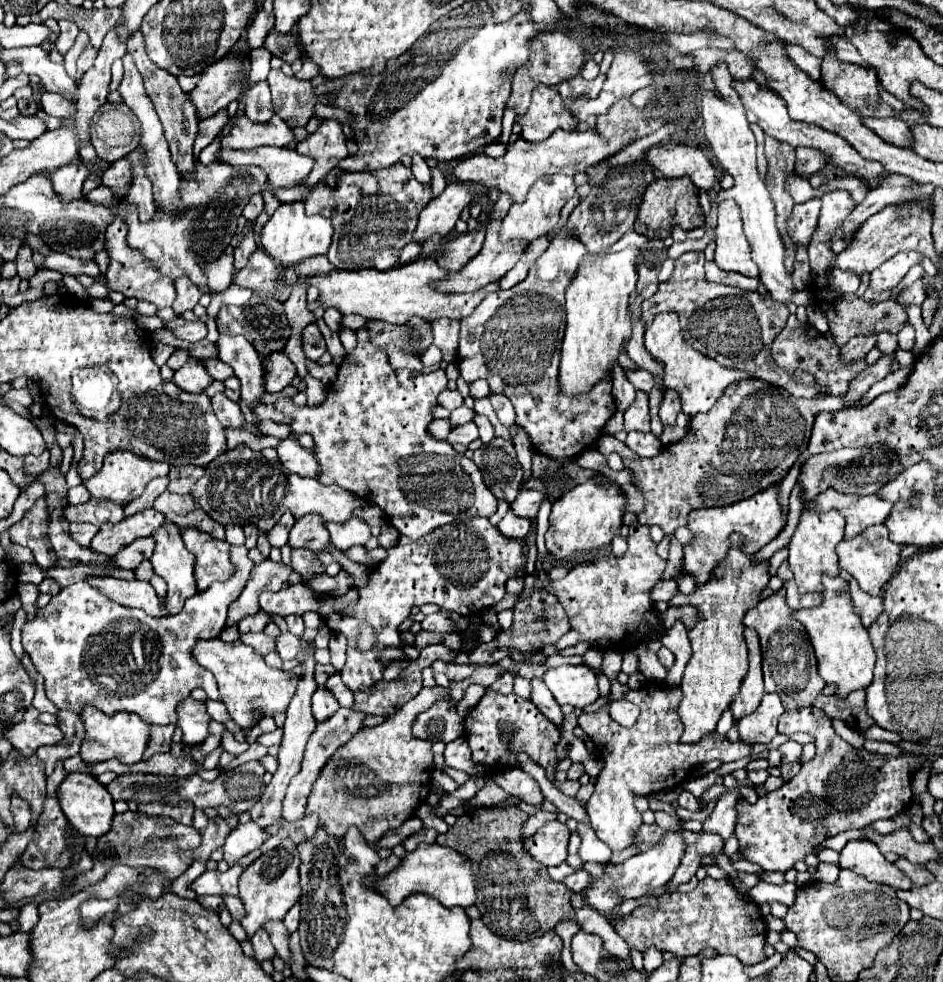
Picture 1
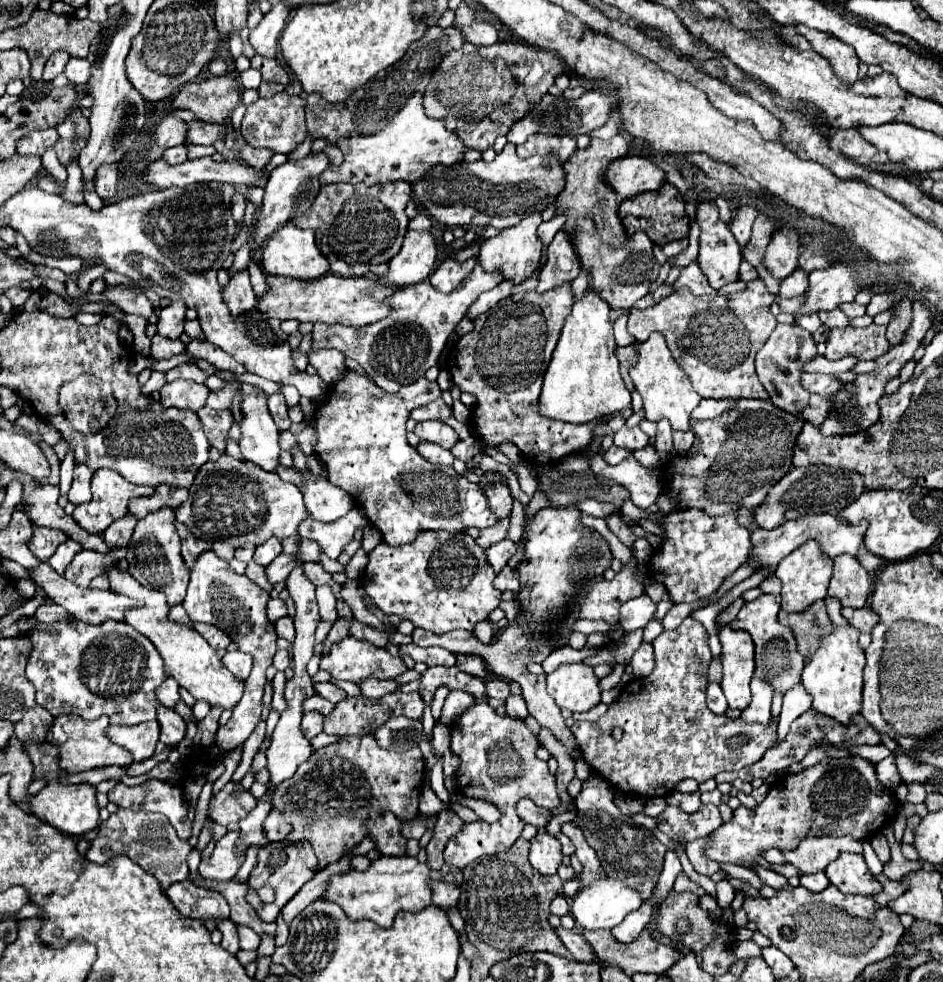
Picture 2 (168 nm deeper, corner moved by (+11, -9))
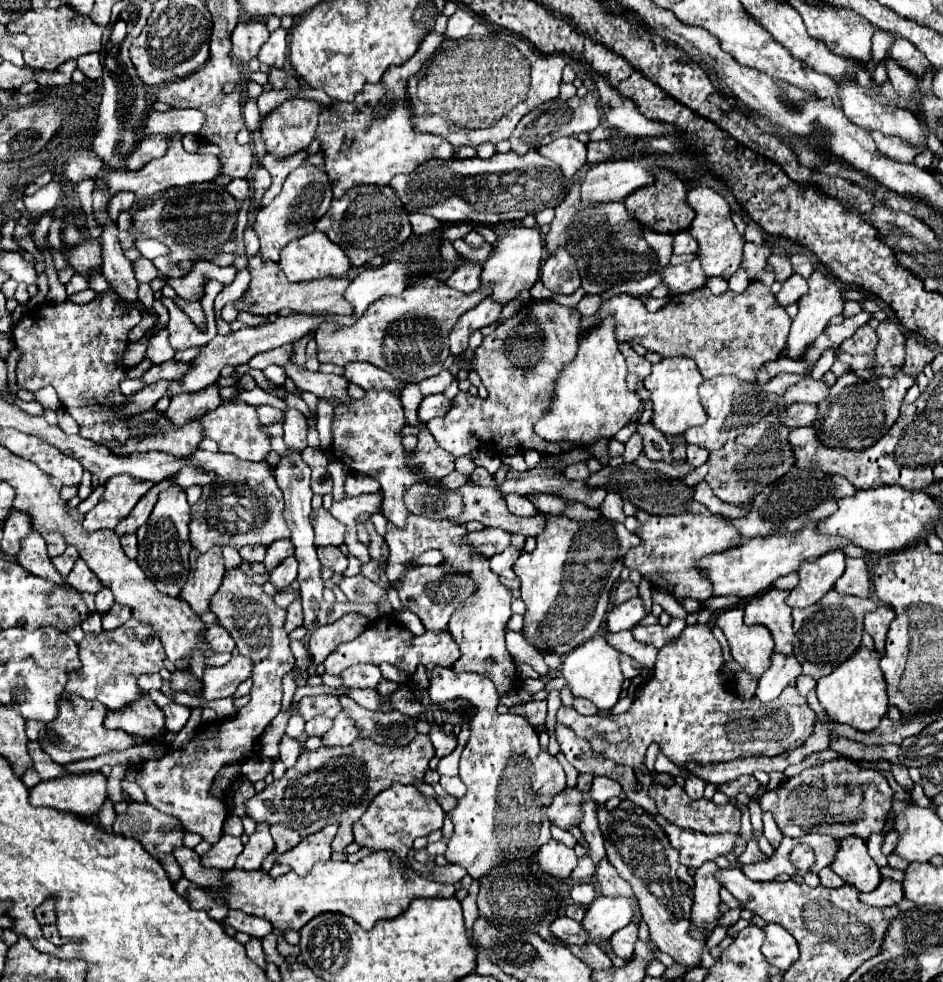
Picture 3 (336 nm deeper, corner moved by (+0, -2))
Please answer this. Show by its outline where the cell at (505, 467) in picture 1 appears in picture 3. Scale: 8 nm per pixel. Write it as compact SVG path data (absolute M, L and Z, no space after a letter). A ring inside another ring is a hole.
M508 493L506 503L508 503L508 511L514 513L514 515L520 515L520 517L532 517L532 515L538 513L534 503L528 501L526 497L518 495L518 493Z

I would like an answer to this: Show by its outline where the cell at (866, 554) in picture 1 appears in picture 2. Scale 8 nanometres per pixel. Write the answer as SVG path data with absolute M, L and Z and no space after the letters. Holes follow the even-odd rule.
M837 556L833 558L833 564L835 568L827 596L839 598L841 606L863 608L873 590L871 574L861 568L853 556Z

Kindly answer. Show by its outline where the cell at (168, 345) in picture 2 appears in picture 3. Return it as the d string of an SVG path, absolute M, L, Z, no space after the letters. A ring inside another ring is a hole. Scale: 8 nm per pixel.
M162 329L160 333L156 333L150 343L148 343L148 349L146 349L146 357L150 357L152 363L164 363L164 361L170 361L174 357L174 349L172 345L168 343L168 329Z

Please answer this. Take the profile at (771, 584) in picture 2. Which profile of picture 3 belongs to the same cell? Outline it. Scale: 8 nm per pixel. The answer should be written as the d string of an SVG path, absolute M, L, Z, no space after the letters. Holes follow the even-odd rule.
M790 573L790 575L778 577L778 579L774 581L774 585L772 585L772 587L776 587L776 589L786 589L786 591L790 591L792 587L796 587L796 583L798 583L798 573Z

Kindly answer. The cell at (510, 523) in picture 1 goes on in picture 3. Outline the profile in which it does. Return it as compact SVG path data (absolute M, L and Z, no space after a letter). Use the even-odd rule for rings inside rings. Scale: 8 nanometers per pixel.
M508 545L502 553L496 553L494 557L490 557L492 571L496 571L496 573L498 573L498 575L502 575L502 577L514 579L512 565L514 565L514 561L516 561L518 557L520 557L520 549L516 549L514 545Z

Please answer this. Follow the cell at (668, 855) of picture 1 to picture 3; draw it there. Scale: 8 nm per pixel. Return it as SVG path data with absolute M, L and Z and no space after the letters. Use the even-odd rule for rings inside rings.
M600 895L588 905L586 917L582 919L582 927L588 931L590 941L608 939L614 931L626 927L638 911L640 907L636 897Z

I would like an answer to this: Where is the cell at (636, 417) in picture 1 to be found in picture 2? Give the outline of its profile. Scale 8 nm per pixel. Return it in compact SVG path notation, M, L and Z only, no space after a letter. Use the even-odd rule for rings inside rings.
M623 426L623 428L615 434L615 446L627 448L627 450L631 450L631 452L645 448L647 444L649 444L649 438L647 438L645 432L641 432L639 426L635 426L635 428L631 428L631 430Z

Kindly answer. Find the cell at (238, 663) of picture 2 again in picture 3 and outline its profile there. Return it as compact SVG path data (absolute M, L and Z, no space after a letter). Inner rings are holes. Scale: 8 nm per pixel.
M234 655L226 665L222 667L206 667L204 669L204 689L202 699L222 699L236 691L236 687L250 679L252 675L252 659L244 655Z

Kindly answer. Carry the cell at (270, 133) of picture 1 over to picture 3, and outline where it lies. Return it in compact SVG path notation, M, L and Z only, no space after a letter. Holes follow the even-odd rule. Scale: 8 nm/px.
M170 109L166 113L152 111L148 117L148 135L150 133L194 133L198 135L202 125L206 123L206 115L198 109Z

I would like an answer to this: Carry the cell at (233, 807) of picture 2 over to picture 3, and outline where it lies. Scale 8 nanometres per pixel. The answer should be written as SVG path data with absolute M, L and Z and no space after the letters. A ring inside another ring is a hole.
M418 735L406 747L390 747L378 745L370 739L356 739L348 747L320 747L316 751L304 751L282 779L274 781L260 793L254 793L254 797L246 801L246 813L254 821L284 823L286 827L300 831L302 837L320 831L328 823L338 823L331 848L333 852L342 852L354 841L352 827L364 815L372 799L392 783L422 783L432 757L434 747L428 735Z

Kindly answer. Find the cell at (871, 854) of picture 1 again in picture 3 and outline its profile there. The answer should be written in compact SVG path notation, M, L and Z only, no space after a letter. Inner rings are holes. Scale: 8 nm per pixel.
M854 835L840 841L840 851L830 869L858 891L874 891L882 881L878 865L868 855L866 841Z

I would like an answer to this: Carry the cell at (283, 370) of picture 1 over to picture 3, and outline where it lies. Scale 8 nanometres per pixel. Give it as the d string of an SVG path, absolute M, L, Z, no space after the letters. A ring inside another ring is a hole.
M288 407L284 411L284 443L296 451L302 451L306 447L306 433L308 433L308 425L306 425L306 417L298 411Z

